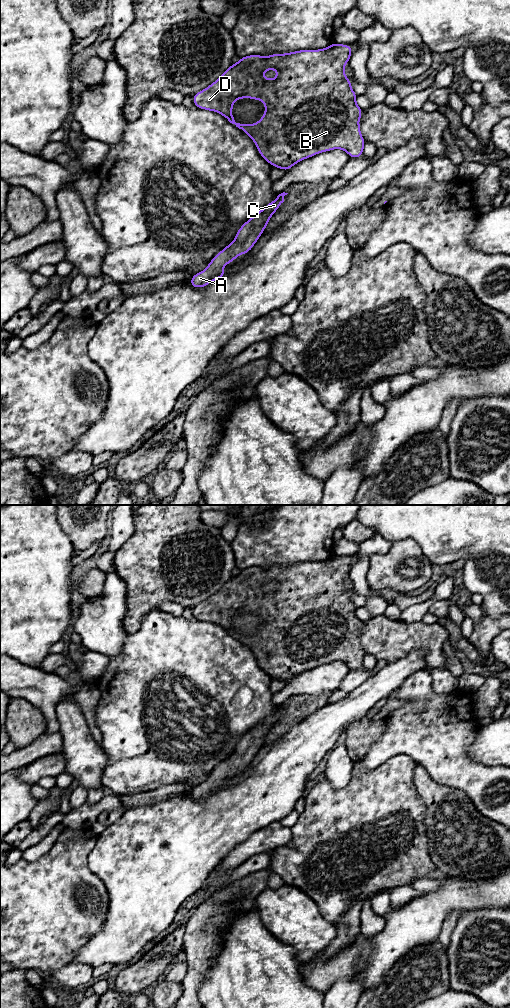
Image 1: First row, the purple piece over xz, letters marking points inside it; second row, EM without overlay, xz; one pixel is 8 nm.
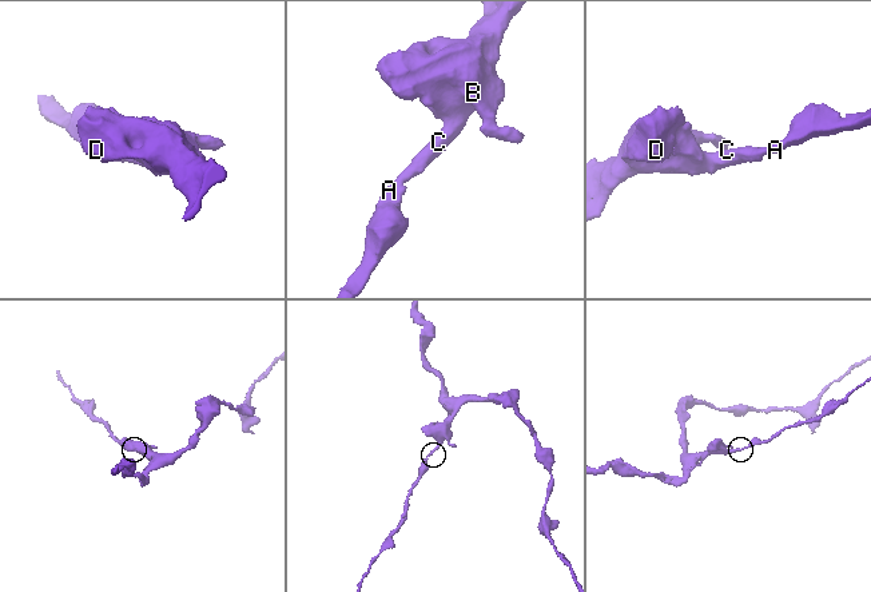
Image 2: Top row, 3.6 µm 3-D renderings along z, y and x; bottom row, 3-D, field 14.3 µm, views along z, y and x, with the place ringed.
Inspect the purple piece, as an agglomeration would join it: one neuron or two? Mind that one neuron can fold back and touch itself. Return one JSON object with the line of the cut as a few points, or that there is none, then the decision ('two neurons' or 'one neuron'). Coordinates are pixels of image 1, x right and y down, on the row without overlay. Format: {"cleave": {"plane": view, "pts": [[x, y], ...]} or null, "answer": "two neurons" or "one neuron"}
{"cleave": null, "answer": "one neuron"}

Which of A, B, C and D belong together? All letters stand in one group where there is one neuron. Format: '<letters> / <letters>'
A B C D

